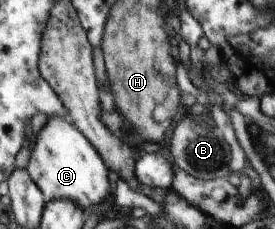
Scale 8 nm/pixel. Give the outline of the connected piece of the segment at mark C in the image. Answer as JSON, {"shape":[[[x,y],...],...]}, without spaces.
{"shape":[[[51,117],[41,128],[26,166],[31,179],[45,195],[45,201],[69,199],[81,205],[87,213],[109,197],[109,171],[105,161],[88,137],[85,137],[69,118]]]}

